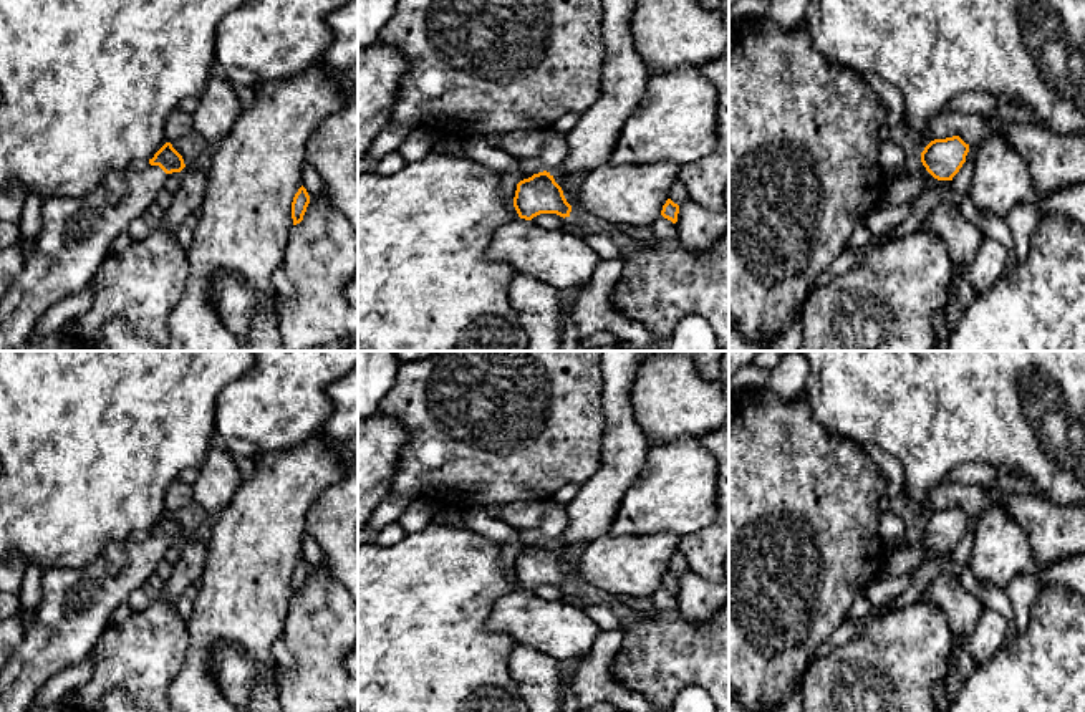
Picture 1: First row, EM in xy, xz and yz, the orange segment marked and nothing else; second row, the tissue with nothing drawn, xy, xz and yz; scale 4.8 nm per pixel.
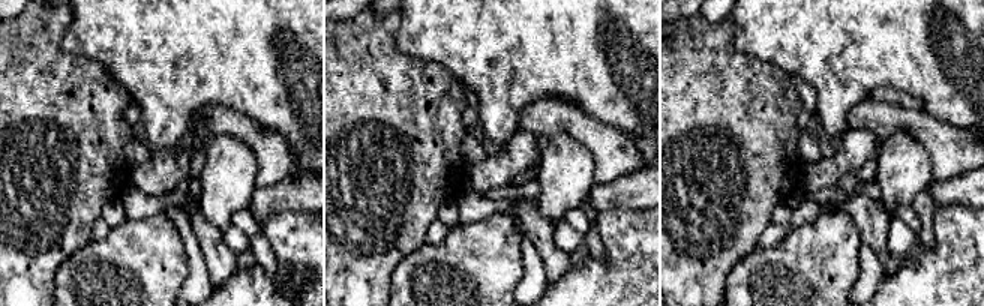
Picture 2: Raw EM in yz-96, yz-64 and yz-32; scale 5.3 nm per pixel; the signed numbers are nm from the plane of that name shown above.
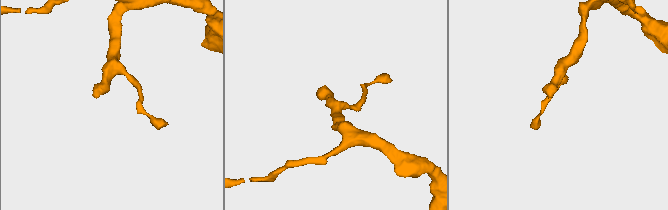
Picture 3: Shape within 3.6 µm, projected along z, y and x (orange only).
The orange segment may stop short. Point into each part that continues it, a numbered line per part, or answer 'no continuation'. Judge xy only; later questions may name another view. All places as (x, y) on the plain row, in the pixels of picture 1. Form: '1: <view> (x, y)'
1: xy (77, 605)

